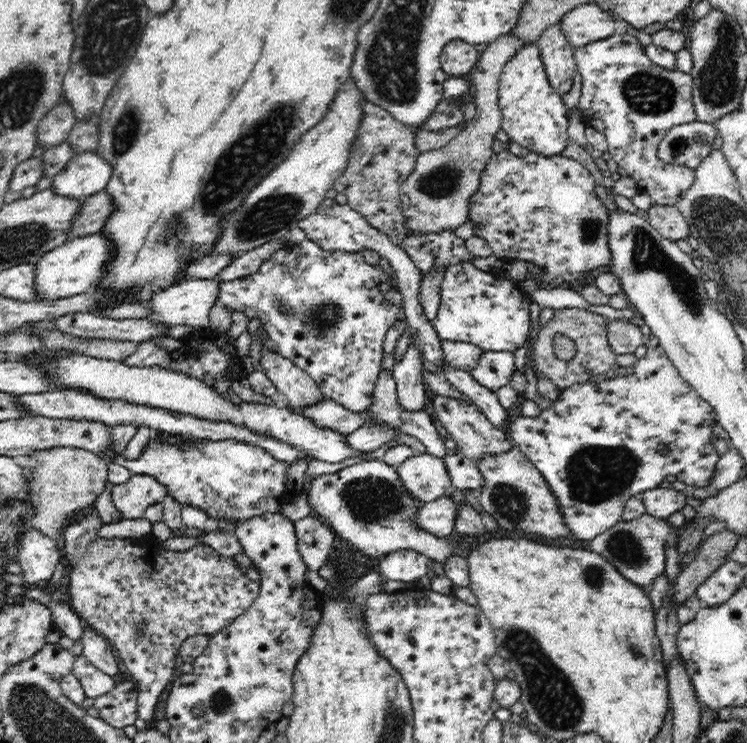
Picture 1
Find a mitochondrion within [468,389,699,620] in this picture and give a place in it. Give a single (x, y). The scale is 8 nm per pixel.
(596, 473)

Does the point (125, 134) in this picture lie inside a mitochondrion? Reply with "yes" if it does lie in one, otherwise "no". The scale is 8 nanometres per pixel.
yes

